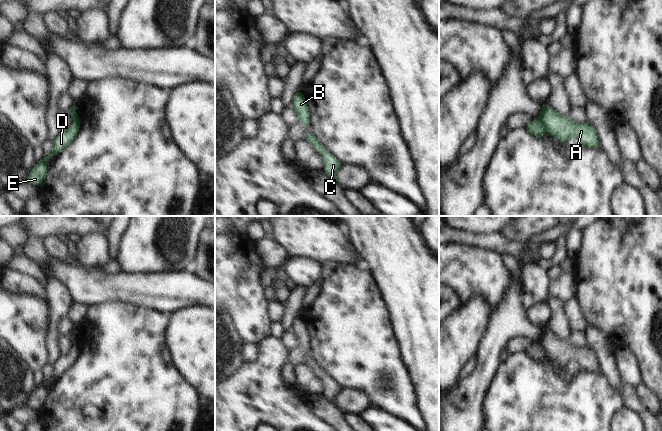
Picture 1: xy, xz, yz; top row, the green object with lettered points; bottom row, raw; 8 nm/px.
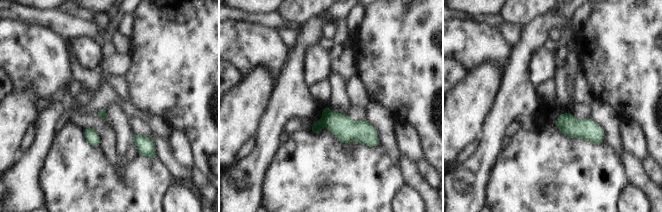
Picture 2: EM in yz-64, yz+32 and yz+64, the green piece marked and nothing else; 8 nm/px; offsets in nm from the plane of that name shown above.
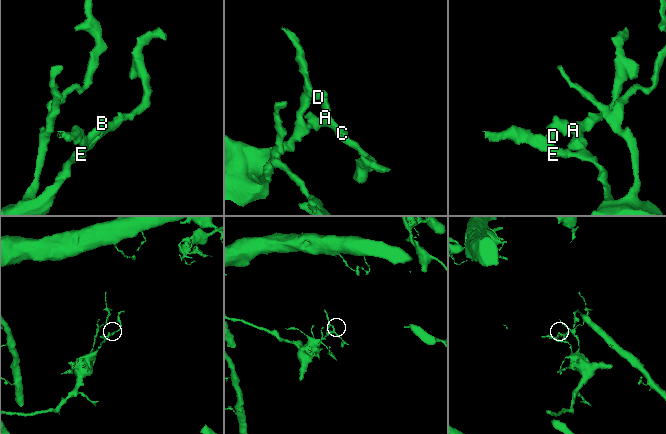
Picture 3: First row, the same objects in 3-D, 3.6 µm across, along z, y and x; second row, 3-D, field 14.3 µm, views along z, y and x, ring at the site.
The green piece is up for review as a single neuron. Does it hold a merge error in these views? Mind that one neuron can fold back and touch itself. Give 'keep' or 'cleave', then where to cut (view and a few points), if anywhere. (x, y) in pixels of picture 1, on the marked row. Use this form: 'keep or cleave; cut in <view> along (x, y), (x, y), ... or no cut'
cleave; cut in yz along (539, 116), (546, 130)

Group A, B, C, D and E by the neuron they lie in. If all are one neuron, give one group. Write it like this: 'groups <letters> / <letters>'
groups A B C E / D

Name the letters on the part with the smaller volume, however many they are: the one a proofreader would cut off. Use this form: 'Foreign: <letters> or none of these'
Foreign: D

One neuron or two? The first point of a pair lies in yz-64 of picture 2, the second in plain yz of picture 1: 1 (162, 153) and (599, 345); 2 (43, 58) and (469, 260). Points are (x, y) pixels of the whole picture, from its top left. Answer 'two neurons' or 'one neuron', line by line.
1: one neuron
2: one neuron

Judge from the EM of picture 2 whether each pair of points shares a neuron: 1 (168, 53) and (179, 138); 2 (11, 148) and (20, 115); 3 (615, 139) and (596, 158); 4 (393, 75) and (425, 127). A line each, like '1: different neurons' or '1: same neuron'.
1: different neurons
2: same neuron
3: different neurons
4: same neuron

